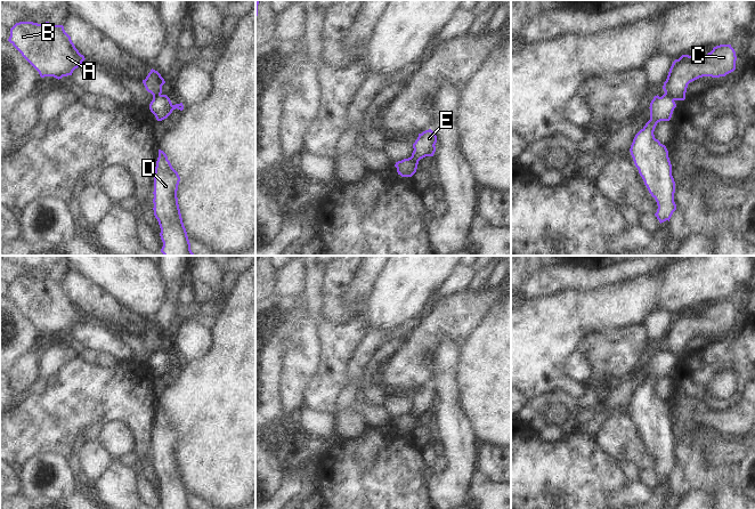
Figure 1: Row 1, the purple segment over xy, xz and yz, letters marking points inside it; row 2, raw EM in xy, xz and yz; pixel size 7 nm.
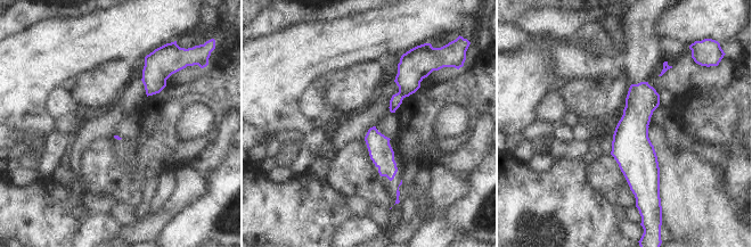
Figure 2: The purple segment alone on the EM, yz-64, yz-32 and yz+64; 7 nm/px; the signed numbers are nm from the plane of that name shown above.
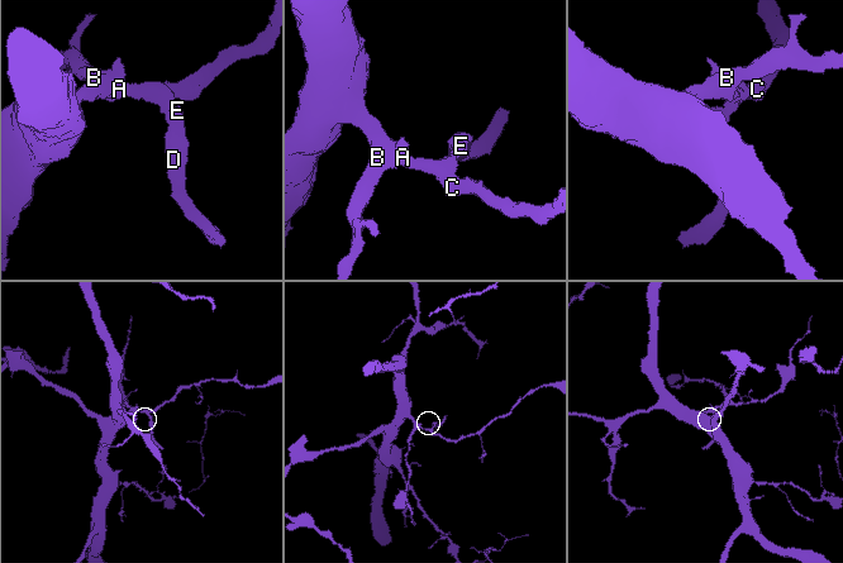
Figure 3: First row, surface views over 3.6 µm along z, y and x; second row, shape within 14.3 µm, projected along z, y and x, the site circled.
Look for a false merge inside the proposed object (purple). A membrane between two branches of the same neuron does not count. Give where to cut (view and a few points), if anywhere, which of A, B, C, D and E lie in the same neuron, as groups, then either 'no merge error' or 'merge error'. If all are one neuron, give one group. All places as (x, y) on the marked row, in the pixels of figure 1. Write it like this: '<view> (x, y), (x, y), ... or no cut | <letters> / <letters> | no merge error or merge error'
yz (665, 93), (673, 101) | A B C / D E | merge error

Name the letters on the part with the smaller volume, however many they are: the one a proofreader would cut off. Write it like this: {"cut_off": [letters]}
{"cut_off": ["D", "E"]}

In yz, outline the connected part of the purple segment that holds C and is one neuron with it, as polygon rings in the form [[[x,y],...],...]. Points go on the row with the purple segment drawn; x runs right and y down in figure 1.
[[[720,45],[707,55],[682,55],[669,68],[663,89],[673,100],[684,100],[688,84],[703,76],[720,78],[736,70],[736,51],[731,45]]]

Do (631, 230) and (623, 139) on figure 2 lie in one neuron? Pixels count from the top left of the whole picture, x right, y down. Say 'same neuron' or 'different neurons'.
different neurons

